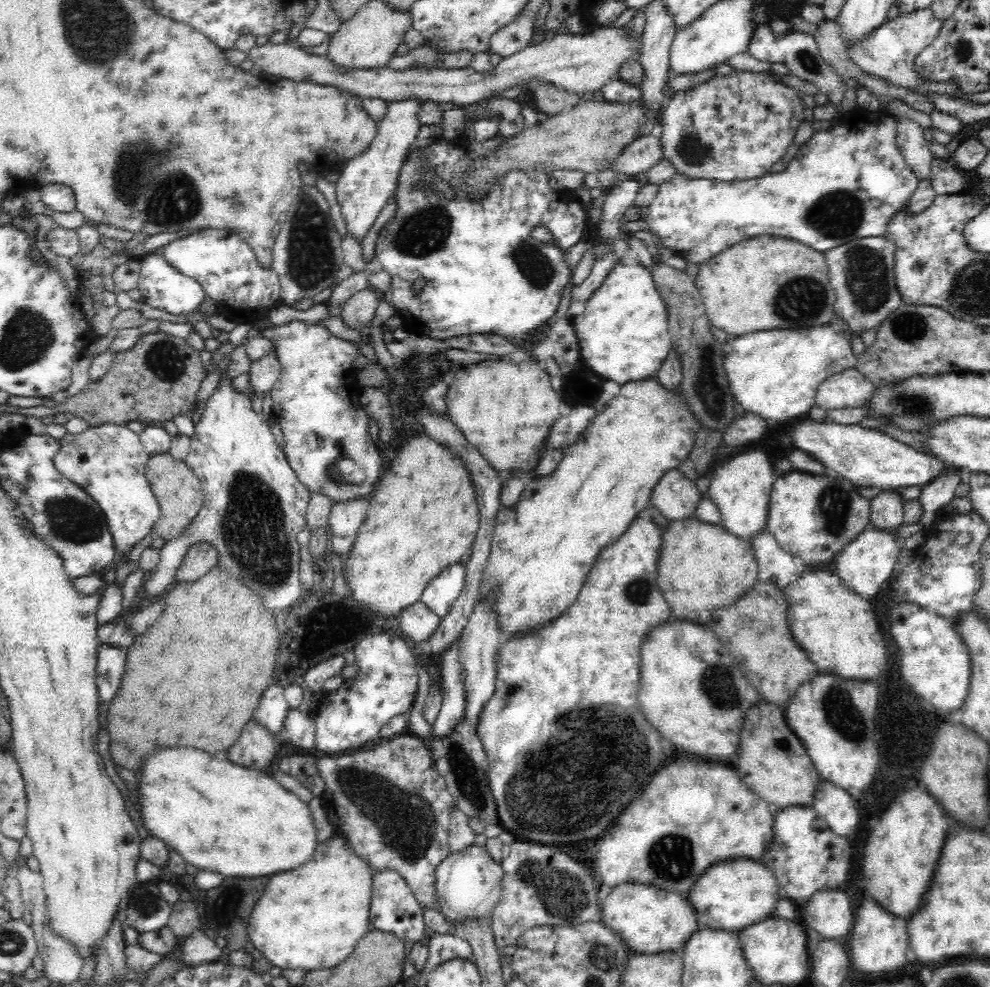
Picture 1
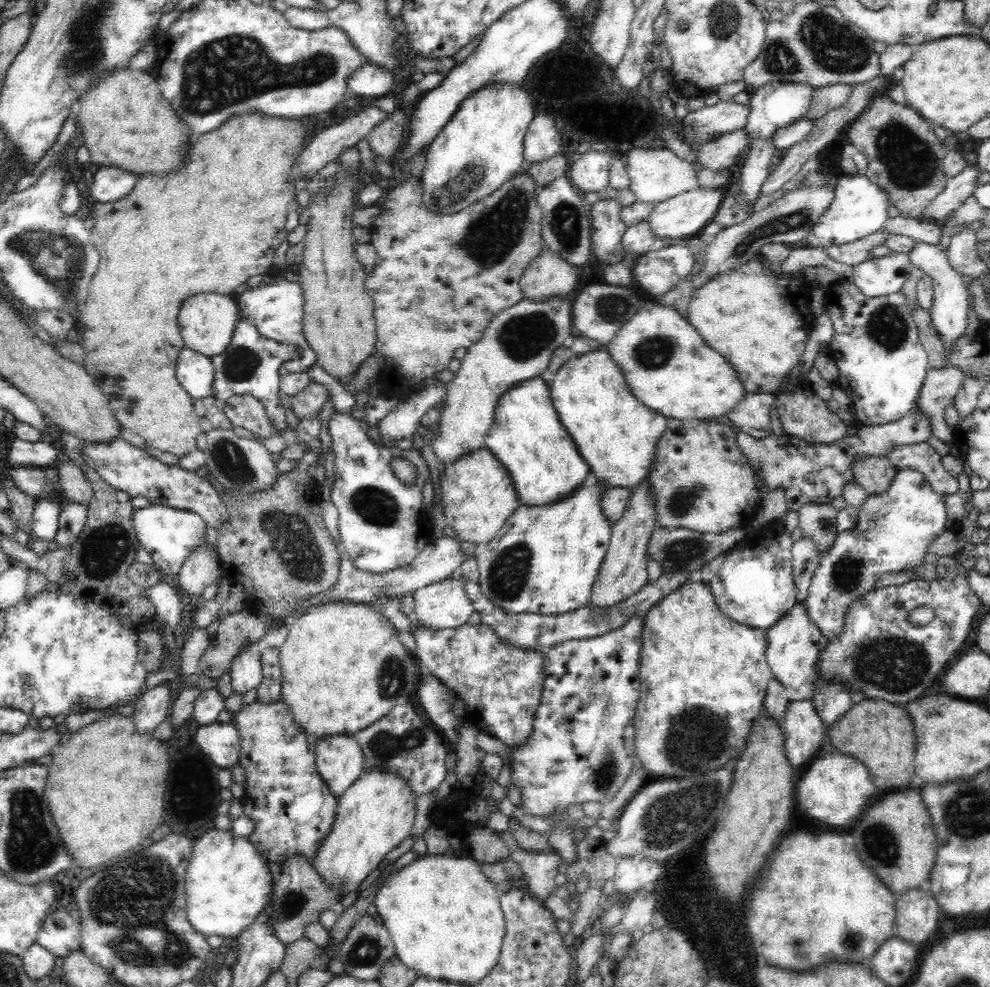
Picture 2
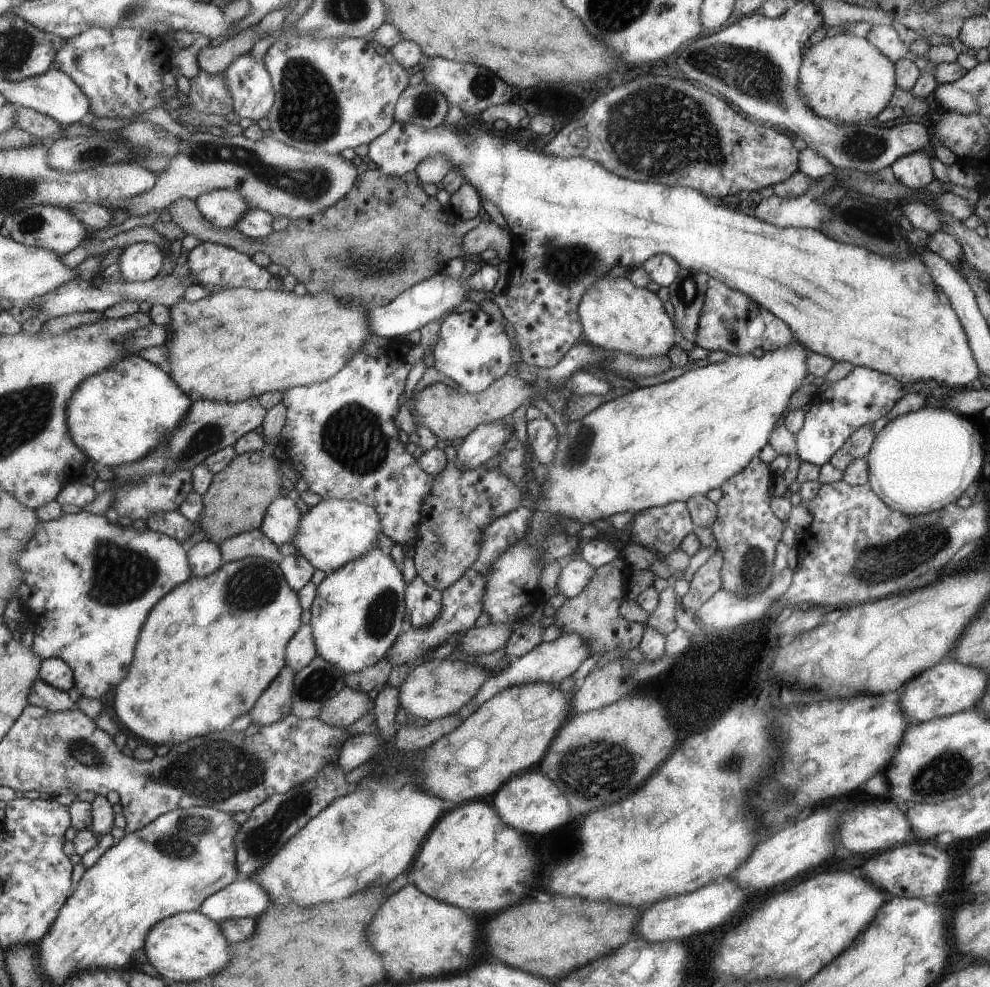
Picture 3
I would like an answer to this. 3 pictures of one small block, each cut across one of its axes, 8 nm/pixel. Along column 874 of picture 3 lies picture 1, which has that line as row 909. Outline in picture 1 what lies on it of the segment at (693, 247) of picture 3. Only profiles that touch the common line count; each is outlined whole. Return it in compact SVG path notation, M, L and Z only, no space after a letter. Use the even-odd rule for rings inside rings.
M333 833L324 844L314 849L312 860L290 872L282 872L270 878L266 892L254 906L249 920L248 931L253 947L272 966L281 969L311 971L342 964L342 960L355 949L355 944L369 931L373 872L367 861L360 858L350 844Z

